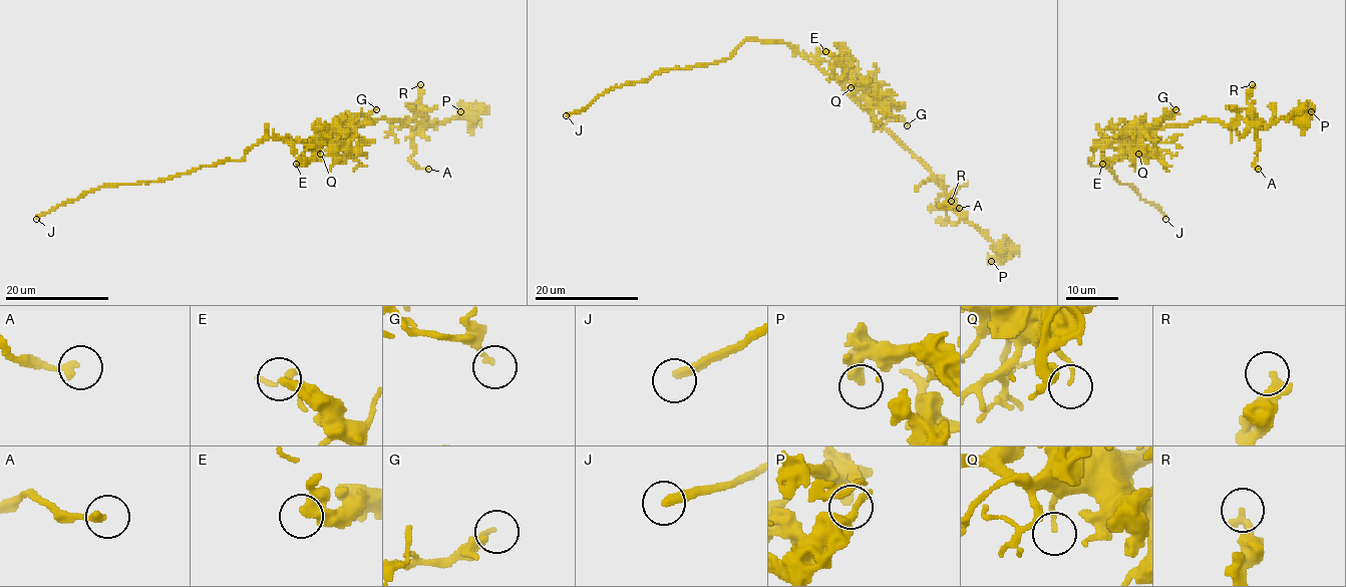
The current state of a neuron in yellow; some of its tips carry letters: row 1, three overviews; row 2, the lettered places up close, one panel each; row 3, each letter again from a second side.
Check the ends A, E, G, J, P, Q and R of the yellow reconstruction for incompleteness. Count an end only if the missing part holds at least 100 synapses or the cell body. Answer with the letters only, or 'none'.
J

